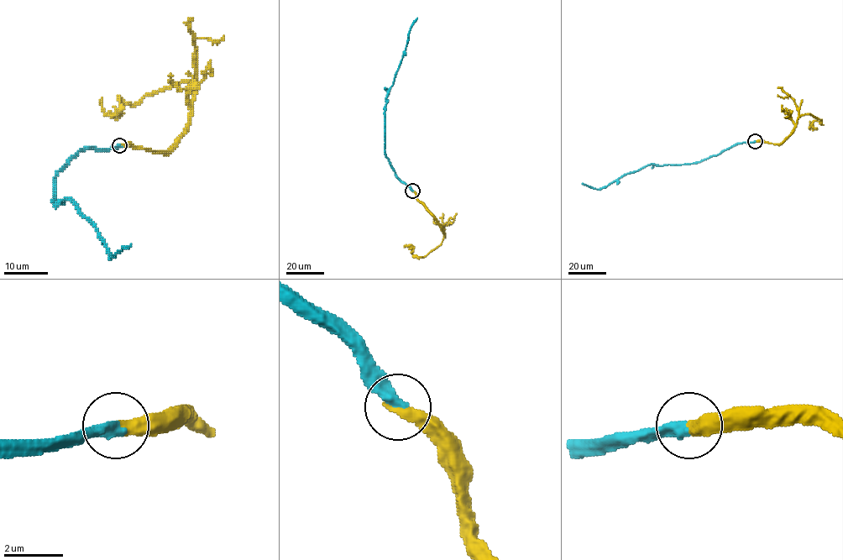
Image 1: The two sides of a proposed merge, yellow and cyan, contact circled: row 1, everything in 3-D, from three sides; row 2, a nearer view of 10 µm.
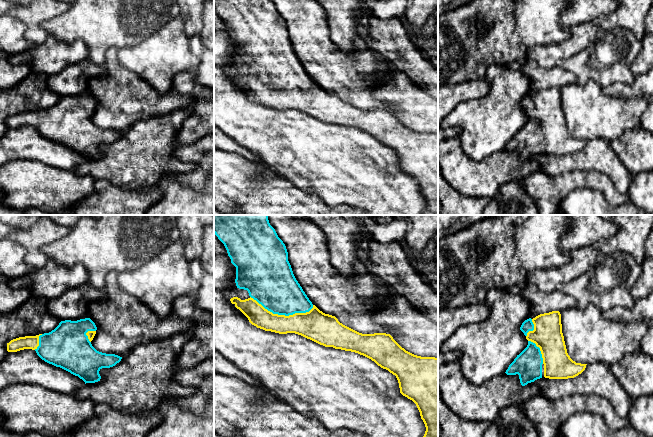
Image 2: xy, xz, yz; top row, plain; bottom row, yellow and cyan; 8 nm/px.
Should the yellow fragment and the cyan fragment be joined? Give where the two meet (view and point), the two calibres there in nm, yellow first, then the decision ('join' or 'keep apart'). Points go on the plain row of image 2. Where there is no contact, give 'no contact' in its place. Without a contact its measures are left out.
contact xz (282, 91); calibres 220 and 360 nm; join

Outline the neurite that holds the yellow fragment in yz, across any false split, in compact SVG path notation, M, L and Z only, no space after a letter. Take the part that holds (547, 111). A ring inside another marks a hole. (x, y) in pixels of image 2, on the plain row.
M559 87L540 90L533 95L529 94L522 99L520 106L526 112L528 121L517 131L505 149L518 150L522 162L543 152L549 155L574 154L585 146L587 140L576 139L567 129Z

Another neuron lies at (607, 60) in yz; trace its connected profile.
M611 28L601 31L596 40L578 54L558 62L562 69L573 73L578 84L585 84L593 79L602 88L615 83L631 84L635 76L631 72L631 65L642 47L635 34L624 28Z

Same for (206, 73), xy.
M204 49L200 53L200 64L198 69L199 83L214 91L214 51Z

